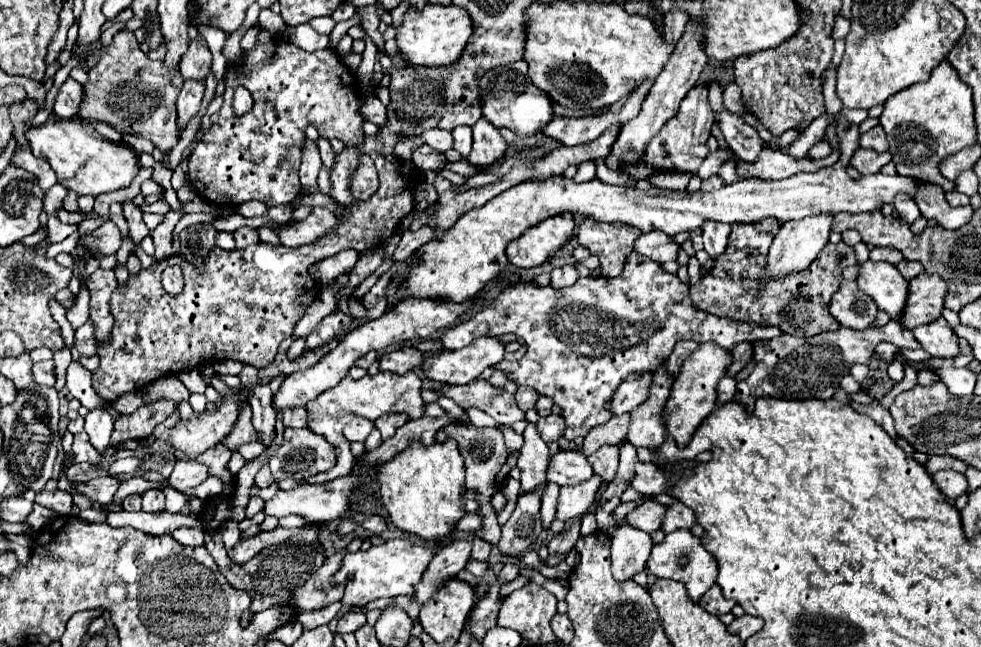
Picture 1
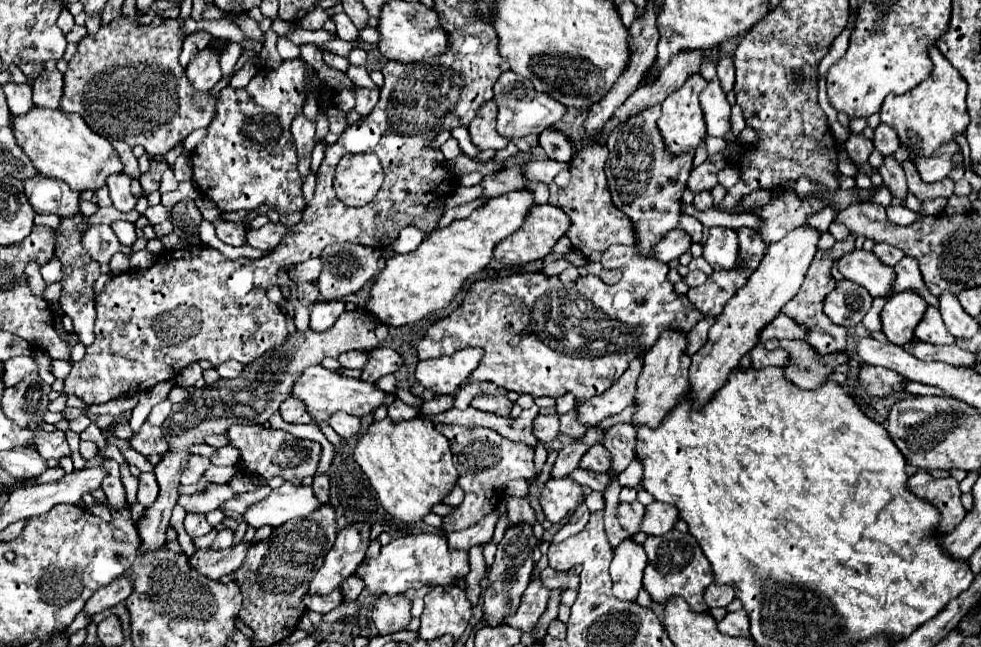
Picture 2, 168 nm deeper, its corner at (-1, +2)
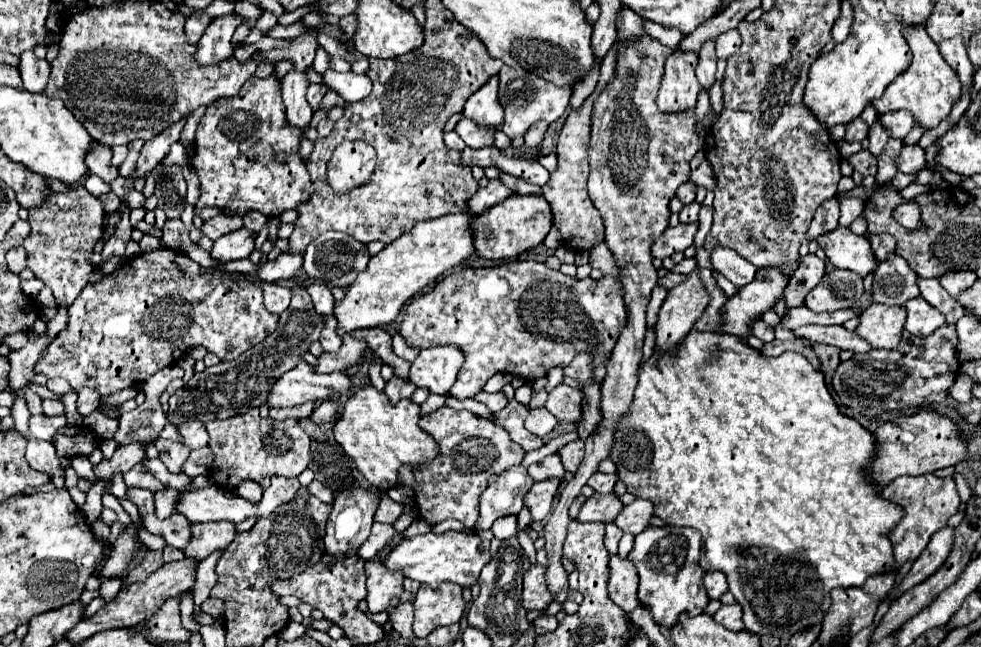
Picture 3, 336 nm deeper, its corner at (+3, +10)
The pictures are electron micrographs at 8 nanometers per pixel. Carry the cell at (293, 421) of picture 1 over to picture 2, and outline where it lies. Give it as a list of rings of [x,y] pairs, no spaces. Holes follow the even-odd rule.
[[[289,395],[283,401],[283,405],[279,407],[279,413],[287,423],[311,423],[311,415],[303,405],[305,405],[303,401],[299,401],[297,397]]]

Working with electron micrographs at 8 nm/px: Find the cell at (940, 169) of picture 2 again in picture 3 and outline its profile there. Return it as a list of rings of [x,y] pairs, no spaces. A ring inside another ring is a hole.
[[[903,145],[895,163],[897,163],[897,169],[903,173],[919,173],[927,163],[925,151],[919,145]]]

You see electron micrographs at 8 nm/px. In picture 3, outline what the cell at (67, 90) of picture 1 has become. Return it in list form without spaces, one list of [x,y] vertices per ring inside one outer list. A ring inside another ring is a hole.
[[[25,51],[19,57],[19,73],[23,79],[23,89],[31,93],[41,93],[49,77],[49,61],[37,59],[33,51]]]

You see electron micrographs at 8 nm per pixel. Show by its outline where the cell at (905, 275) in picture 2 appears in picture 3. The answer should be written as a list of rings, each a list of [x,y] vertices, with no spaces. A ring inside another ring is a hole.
[[[891,253],[875,269],[873,303],[905,305],[909,299],[919,297],[919,289],[915,281],[917,281],[917,275],[911,273],[911,267],[907,265],[907,261]]]

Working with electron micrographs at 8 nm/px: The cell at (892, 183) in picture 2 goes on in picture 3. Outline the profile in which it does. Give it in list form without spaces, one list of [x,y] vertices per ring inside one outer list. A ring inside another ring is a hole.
[[[877,119],[875,125],[869,129],[869,151],[877,157],[877,155],[883,151],[887,139],[889,139],[889,133],[887,133],[887,129],[883,127],[883,123]]]

